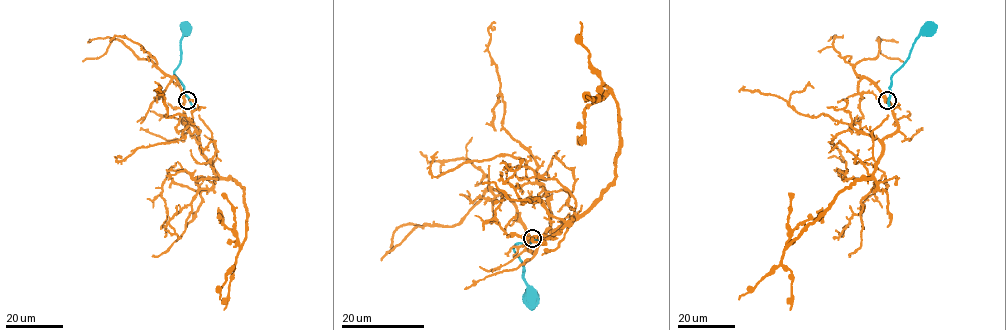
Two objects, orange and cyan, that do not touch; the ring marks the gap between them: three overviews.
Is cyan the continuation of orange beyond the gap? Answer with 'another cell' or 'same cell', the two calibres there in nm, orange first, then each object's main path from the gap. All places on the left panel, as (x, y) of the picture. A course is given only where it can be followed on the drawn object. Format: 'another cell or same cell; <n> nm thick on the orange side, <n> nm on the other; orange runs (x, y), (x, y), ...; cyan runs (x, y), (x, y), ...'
same cell; 600 nm thick on the orange side, 340 nm on the other; orange runs (185, 100), (184, 117), (200, 153), (217, 174), (233, 179), (243, 188), (246, 236), (220, 287), (220, 299); cyan runs (188, 99), (184, 85), (174, 73), (180, 62), (180, 40), (184, 27)

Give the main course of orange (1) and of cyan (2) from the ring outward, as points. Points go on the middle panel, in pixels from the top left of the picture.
1: (530, 237), (528, 247), (533, 252), (547, 232), (577, 218), (615, 177), (619, 108), (581, 43), (580, 22)
2: (534, 239), (513, 247), (523, 263), (523, 277), (529, 297)

